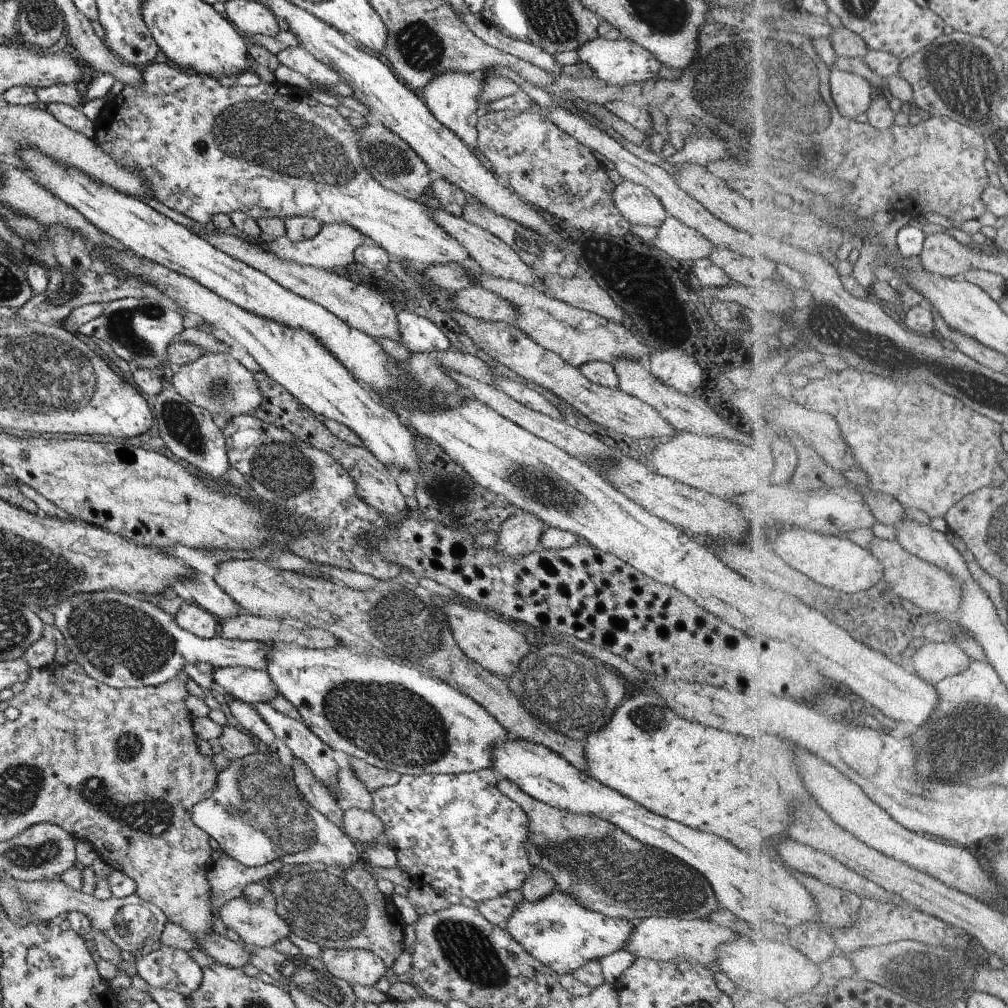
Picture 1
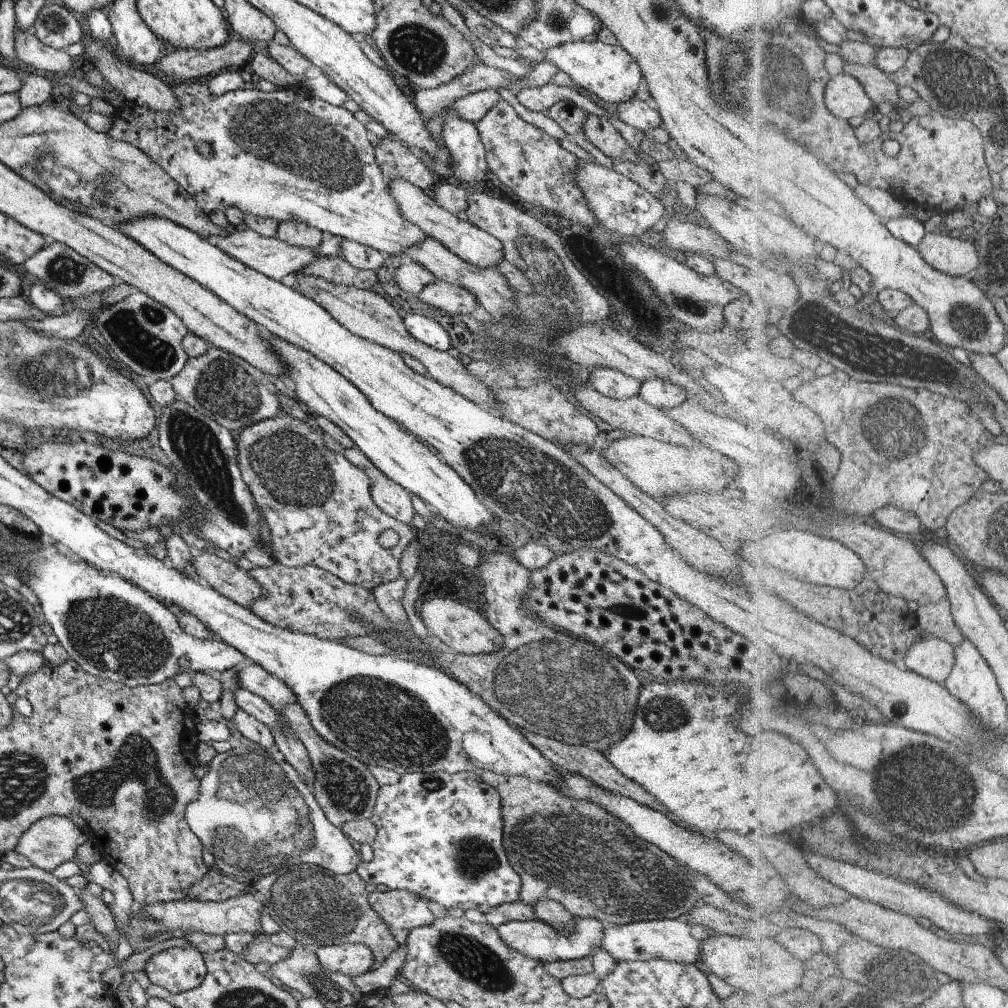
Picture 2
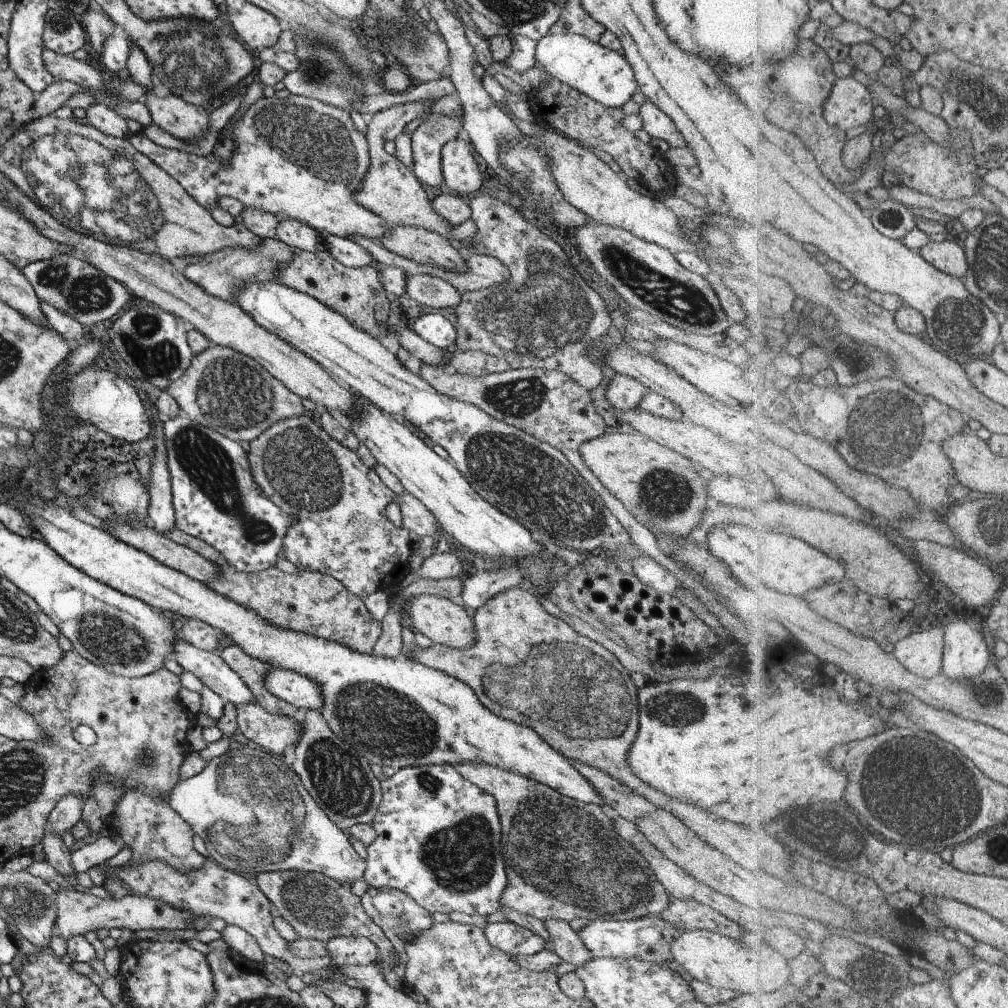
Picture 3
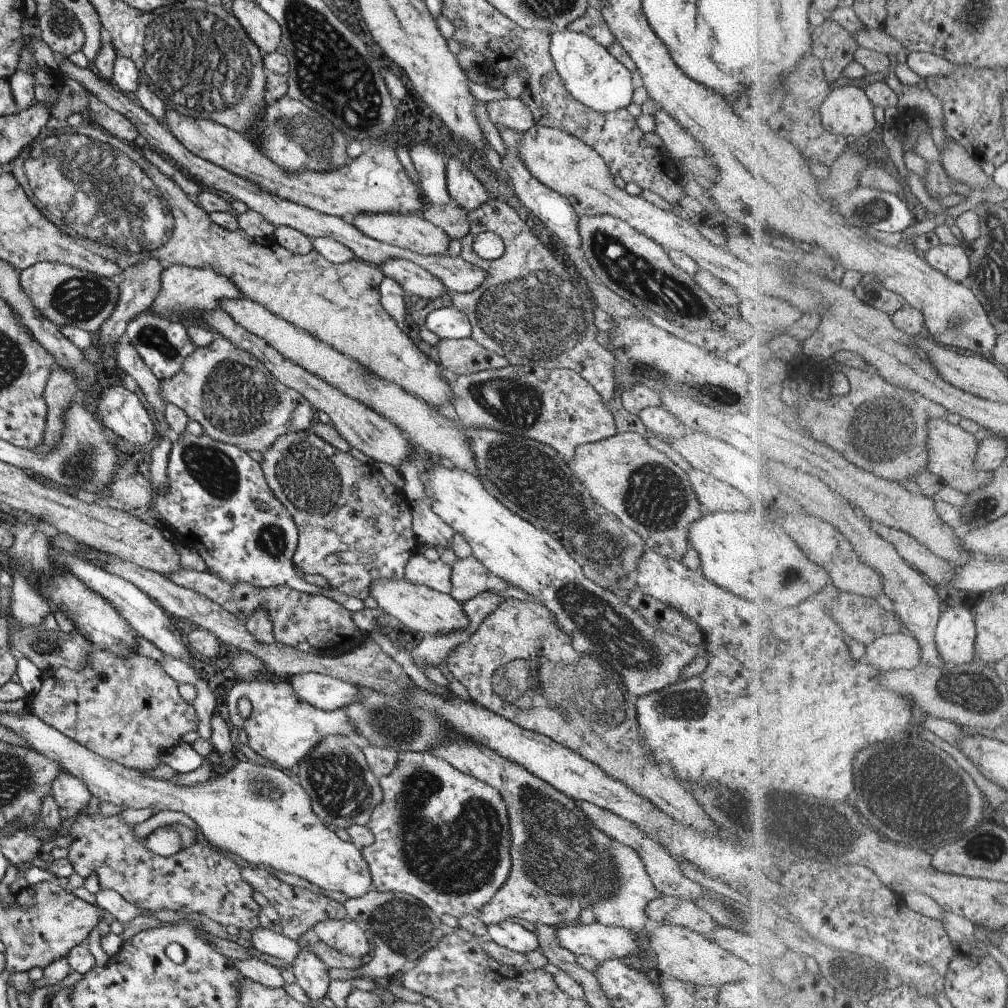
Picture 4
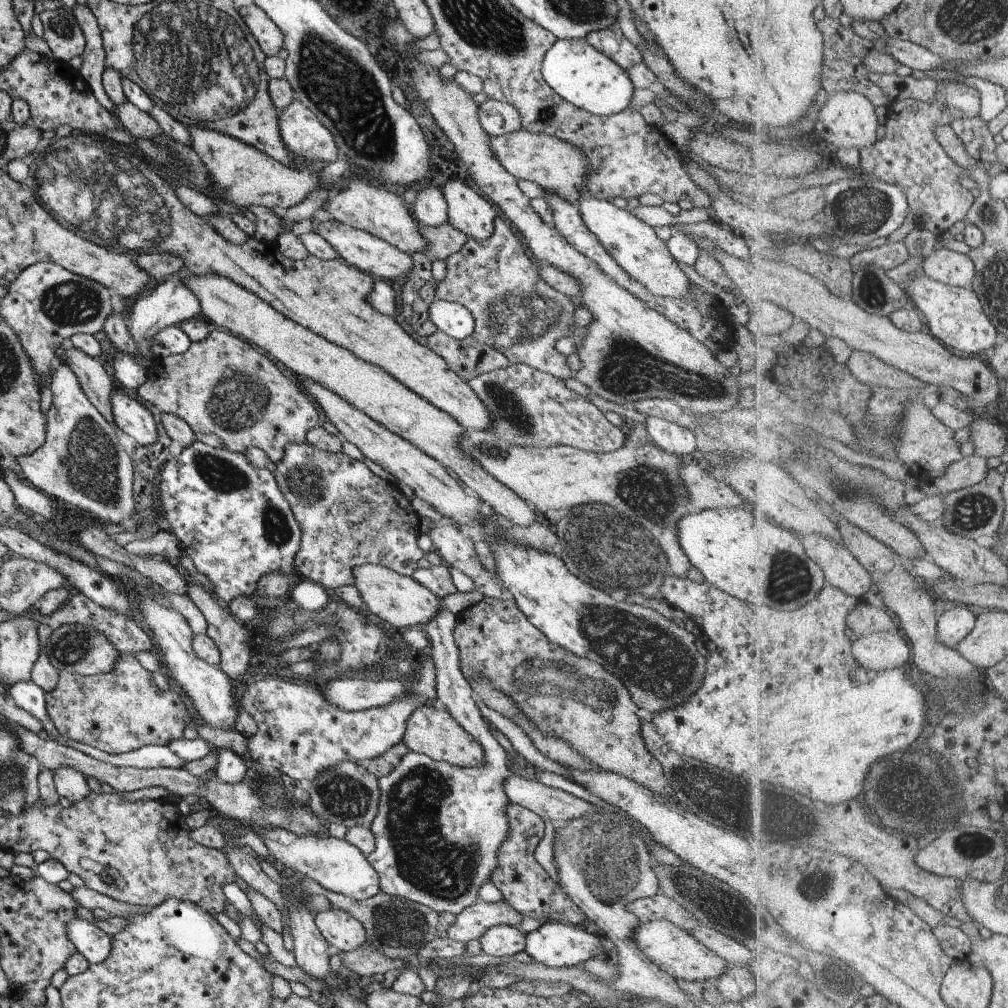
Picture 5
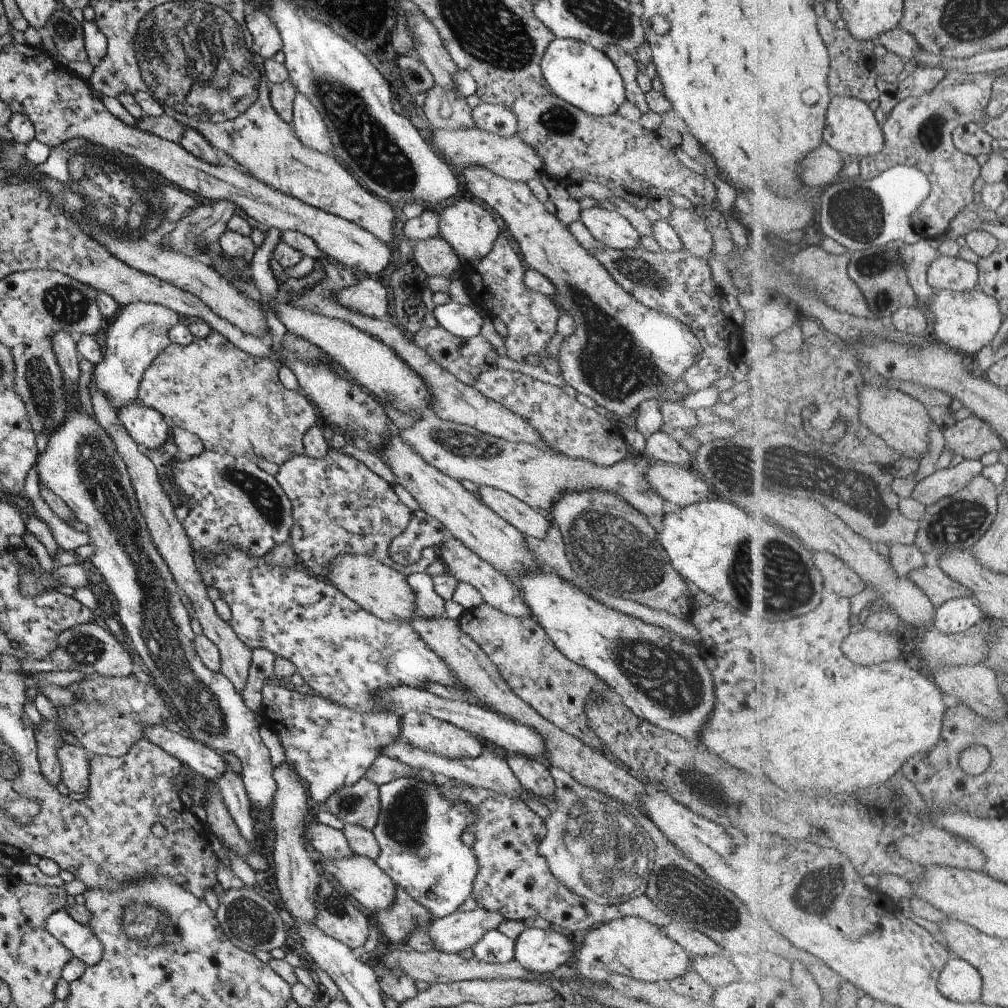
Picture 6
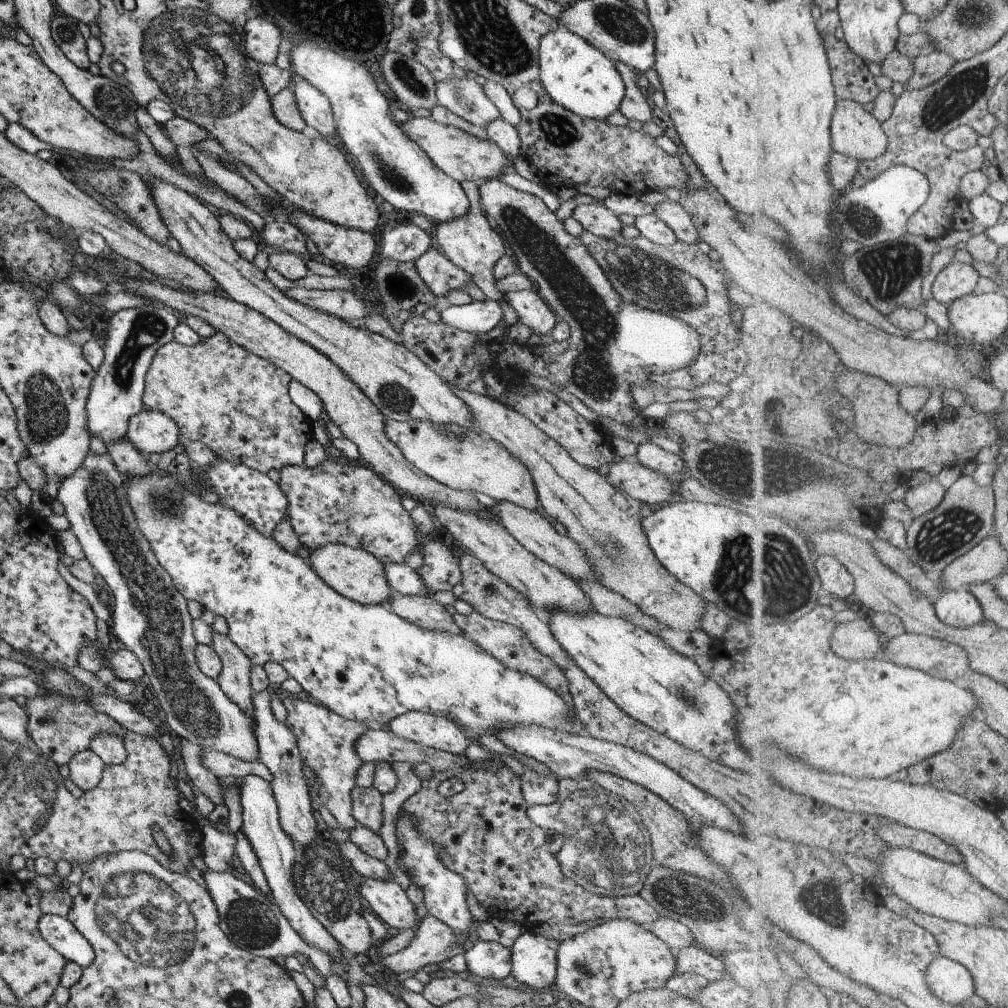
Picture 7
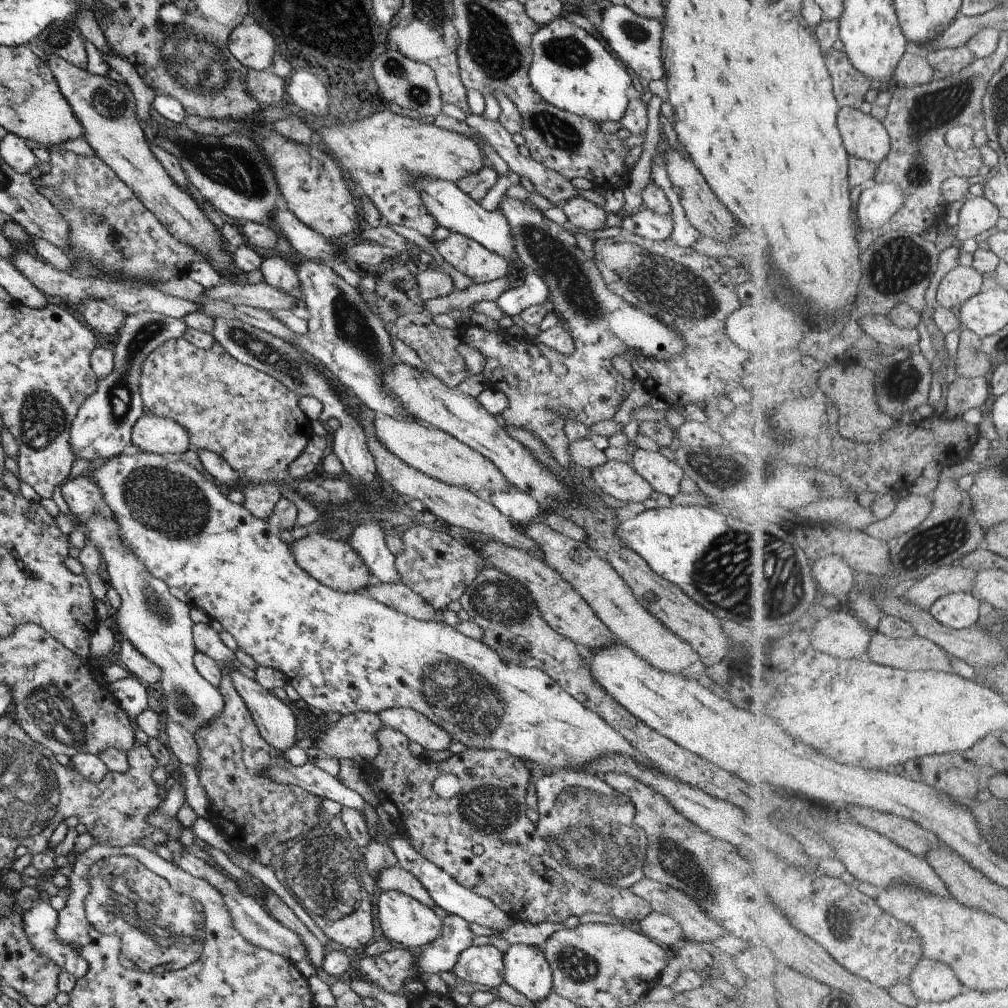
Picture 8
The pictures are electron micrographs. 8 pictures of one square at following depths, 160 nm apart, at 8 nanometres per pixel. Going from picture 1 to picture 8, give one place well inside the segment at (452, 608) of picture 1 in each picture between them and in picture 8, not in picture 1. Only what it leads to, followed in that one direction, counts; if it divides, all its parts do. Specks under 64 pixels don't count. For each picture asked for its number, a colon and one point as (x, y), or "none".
2: (468, 632)
3: (445, 622)
4: (418, 608)
5: (400, 601)
6: (375, 588)
7: (354, 574)
8: (335, 564)

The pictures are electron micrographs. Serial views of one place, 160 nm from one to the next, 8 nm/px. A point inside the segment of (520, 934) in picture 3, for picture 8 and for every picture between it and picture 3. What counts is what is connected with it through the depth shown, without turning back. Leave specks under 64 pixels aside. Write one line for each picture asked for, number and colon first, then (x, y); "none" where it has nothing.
4: (507, 934)
5: (499, 941)
6: (493, 948)
7: (489, 960)
8: (483, 964)

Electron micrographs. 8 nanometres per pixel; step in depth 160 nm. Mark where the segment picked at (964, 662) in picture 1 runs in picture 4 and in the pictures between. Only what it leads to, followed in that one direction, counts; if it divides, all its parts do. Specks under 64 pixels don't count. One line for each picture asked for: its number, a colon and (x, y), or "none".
2: (934, 657)
3: (921, 653)
4: (894, 651)

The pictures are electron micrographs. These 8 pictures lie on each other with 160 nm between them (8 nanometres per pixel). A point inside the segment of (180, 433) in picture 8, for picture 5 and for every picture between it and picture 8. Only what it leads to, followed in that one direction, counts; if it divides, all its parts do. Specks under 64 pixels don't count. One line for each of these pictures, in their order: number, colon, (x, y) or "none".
5: (131, 417)
6: (145, 426)
7: (149, 431)

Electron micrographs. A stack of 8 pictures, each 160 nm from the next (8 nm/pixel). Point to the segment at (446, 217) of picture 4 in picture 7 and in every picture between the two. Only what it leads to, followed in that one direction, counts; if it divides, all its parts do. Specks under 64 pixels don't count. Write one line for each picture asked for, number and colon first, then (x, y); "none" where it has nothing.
5: (443, 240)
6: (434, 256)
7: (440, 276)

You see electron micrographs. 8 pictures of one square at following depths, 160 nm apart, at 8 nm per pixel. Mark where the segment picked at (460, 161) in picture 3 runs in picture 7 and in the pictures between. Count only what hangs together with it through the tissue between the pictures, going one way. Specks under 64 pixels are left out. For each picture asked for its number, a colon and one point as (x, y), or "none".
4: (464, 190)
5: (467, 212)
6: (467, 227)
7: (469, 243)

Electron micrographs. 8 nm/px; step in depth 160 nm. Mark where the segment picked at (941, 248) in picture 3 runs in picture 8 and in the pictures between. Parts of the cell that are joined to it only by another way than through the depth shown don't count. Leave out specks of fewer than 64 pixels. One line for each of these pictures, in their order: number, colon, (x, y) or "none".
4: (953, 261)
5: (958, 270)
6: (954, 274)
7: (956, 280)
8: (961, 283)

